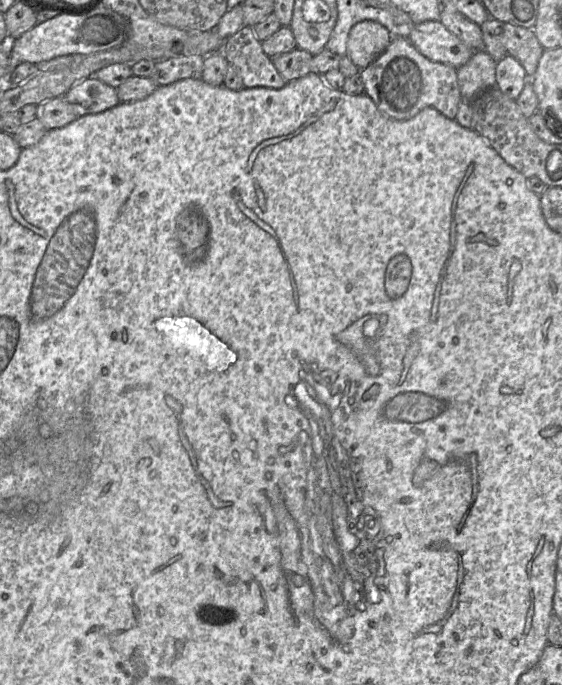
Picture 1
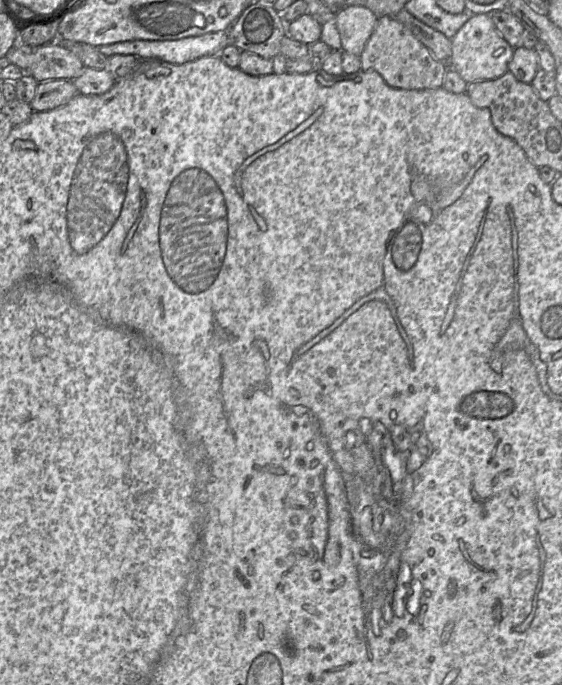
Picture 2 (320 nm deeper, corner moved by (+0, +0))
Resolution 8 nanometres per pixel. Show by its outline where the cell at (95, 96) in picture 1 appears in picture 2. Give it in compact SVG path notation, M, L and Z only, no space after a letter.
M47 80L38 83L35 96L29 104L36 112L49 111L65 105L78 93L72 80Z

